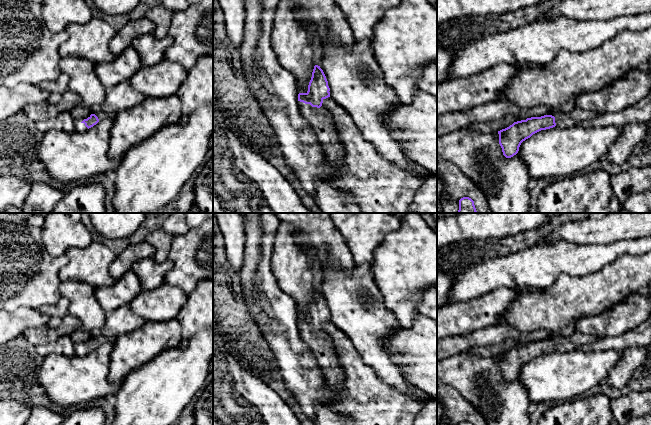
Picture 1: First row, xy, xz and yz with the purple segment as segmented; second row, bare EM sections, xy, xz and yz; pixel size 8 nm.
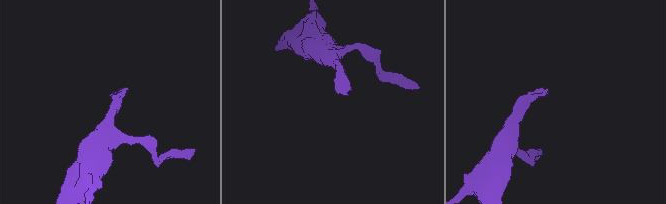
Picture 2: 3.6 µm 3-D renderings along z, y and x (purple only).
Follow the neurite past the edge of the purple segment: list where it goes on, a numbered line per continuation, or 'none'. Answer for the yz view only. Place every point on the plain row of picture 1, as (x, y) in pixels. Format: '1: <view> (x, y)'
1: yz (576, 340)

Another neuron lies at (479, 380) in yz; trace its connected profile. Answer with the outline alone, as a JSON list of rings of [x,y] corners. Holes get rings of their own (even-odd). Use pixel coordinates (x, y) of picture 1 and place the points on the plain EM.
[[[466,351],[437,361],[437,383],[454,387],[477,409],[487,425],[529,425],[526,387],[518,377],[511,382],[503,379],[498,356],[479,357]]]

